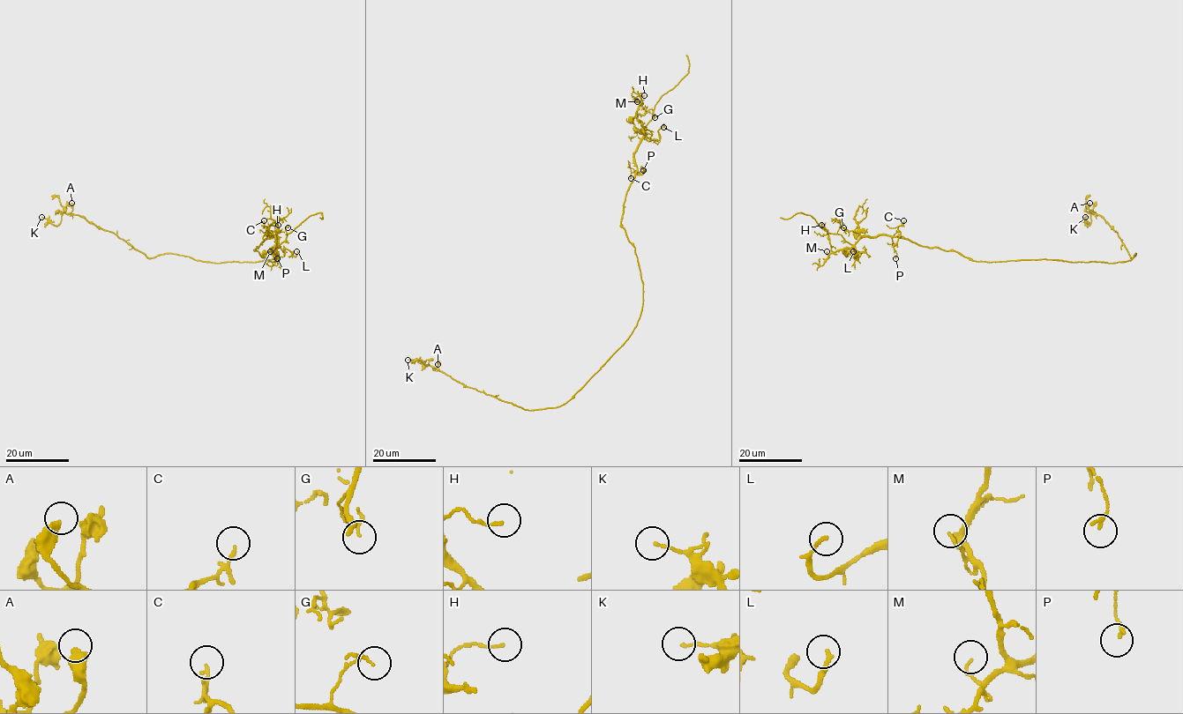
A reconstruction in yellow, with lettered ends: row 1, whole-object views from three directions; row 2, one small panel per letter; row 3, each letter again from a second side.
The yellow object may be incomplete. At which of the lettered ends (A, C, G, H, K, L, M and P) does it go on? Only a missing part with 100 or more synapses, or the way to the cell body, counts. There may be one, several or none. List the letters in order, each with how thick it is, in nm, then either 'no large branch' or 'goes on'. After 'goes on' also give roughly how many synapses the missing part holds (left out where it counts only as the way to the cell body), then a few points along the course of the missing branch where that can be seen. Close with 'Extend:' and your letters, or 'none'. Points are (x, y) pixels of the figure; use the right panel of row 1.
A: calibre 340 nm; no large branch
C: calibre 140 nm; no large branch
G: calibre 90 nm; no large branch
H: calibre 130 nm; no large branch
K: calibre 110 nm; no large branch
L: calibre 180 nm; no large branch
M: calibre 90 nm; no large branch
P: calibre 160 nm; no large branch
Extend: none

